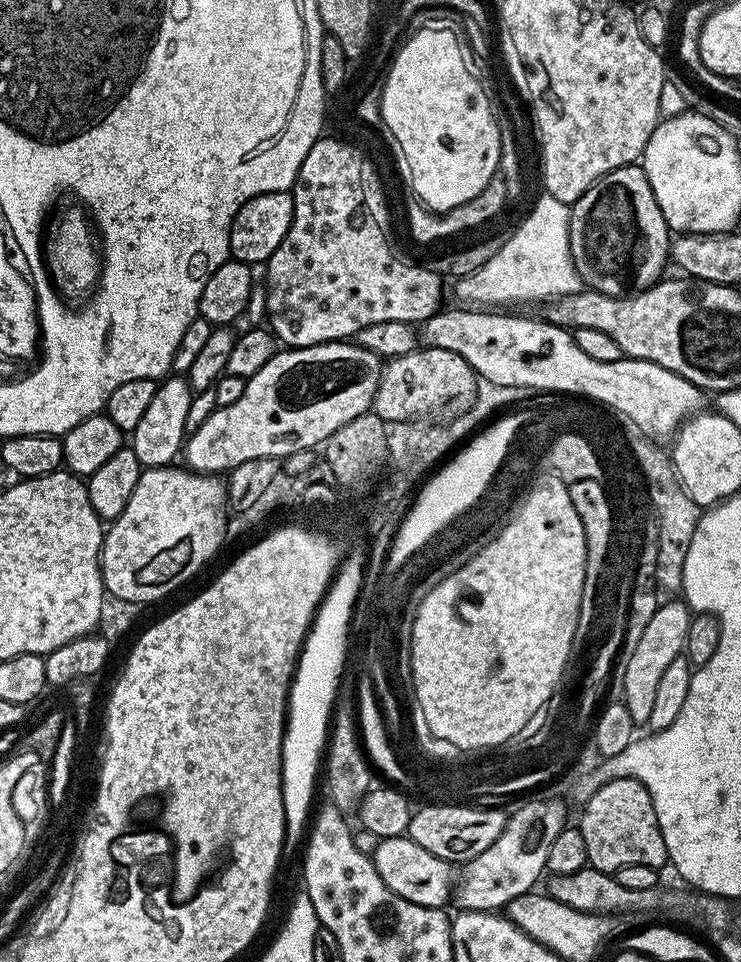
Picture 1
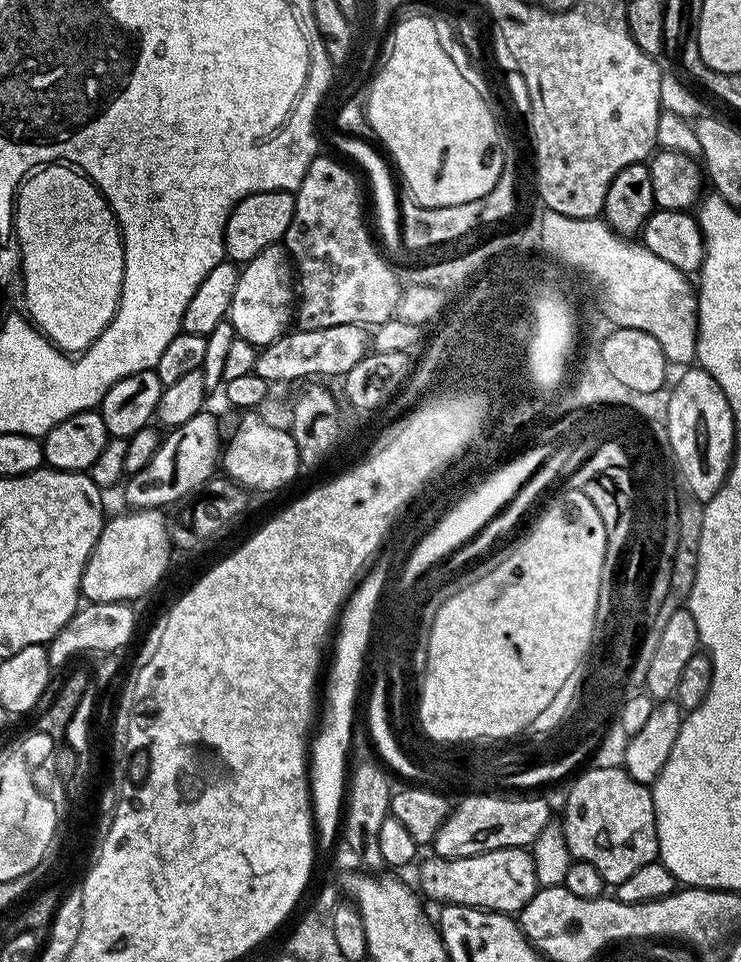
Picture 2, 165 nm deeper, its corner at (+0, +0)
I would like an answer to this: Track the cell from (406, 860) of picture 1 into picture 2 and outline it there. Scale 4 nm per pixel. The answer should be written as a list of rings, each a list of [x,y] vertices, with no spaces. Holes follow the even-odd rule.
[[[499,848],[453,860],[431,859],[420,868],[419,891],[445,905],[461,904],[486,911],[519,914],[538,889],[532,853],[522,848]]]

